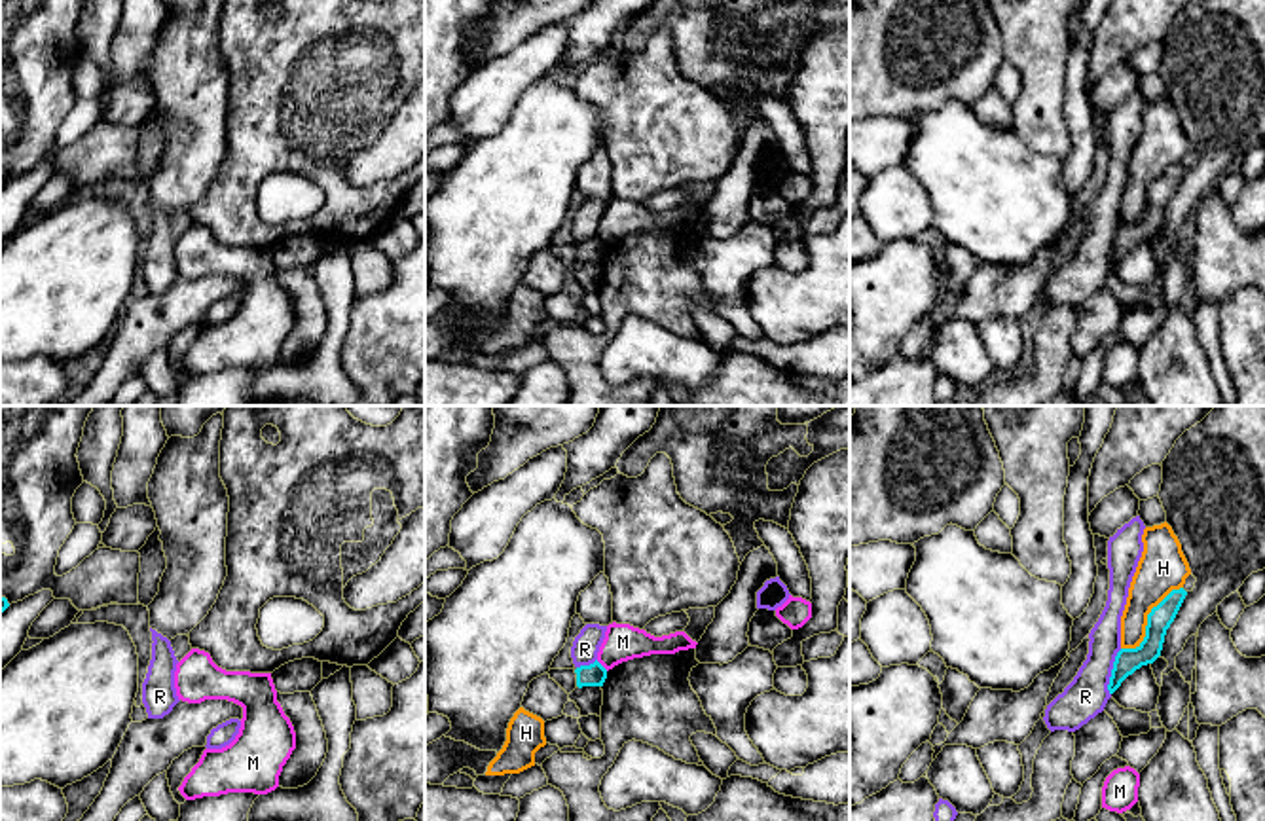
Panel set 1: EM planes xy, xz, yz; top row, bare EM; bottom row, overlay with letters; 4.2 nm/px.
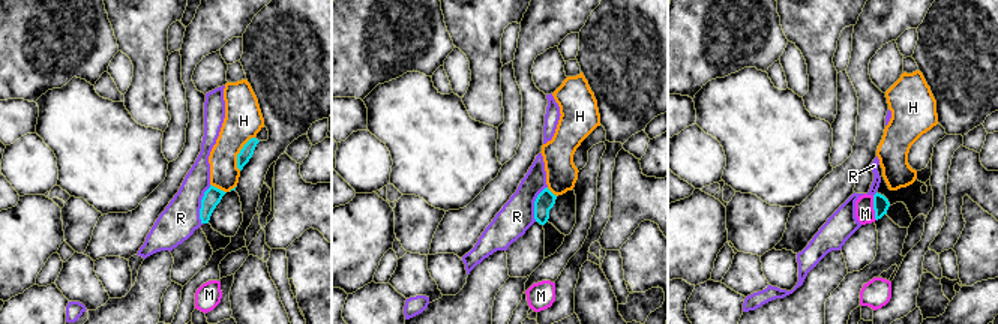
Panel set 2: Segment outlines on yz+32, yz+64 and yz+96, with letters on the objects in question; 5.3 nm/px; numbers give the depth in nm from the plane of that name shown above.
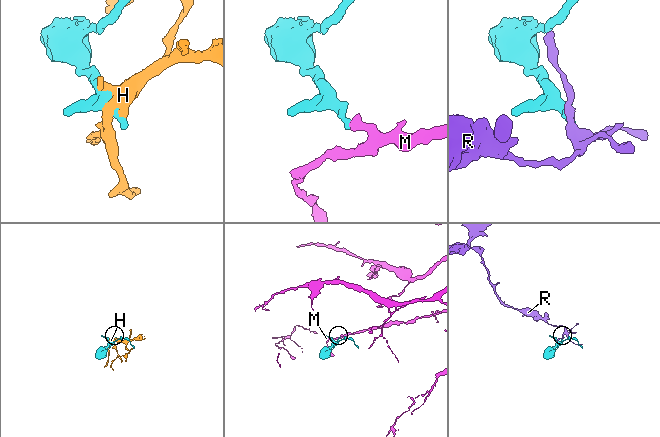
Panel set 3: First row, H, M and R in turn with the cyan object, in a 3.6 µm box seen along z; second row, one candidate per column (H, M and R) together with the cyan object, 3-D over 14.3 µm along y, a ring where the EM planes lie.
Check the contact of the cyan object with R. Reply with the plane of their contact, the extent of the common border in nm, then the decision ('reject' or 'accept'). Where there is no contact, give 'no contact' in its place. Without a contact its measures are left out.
yz | 200 nm | reject

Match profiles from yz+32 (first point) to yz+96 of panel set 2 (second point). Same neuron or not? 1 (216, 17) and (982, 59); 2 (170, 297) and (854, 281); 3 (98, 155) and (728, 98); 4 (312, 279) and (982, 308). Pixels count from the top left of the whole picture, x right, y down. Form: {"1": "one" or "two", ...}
{"1": "two", "2": "one", "3": "one", "4": "two"}

